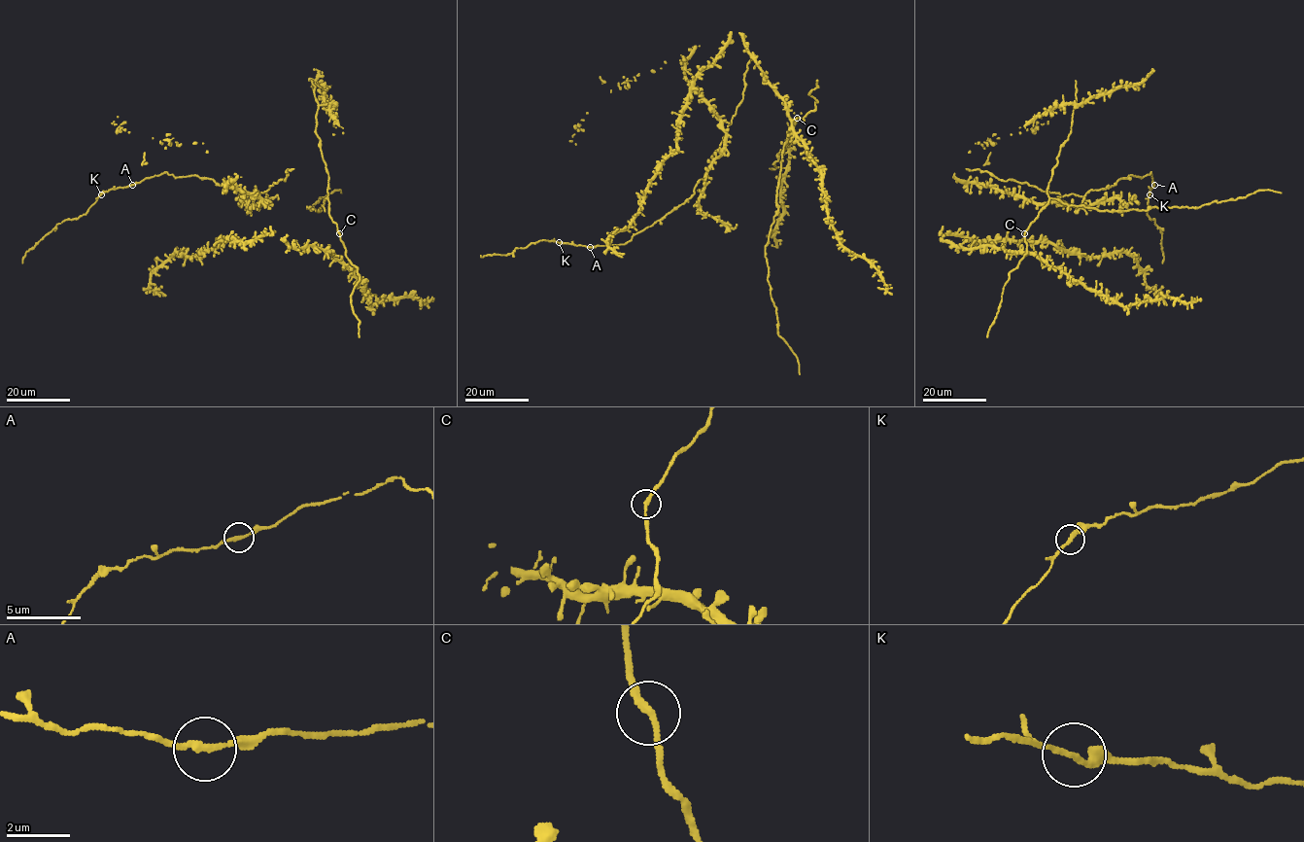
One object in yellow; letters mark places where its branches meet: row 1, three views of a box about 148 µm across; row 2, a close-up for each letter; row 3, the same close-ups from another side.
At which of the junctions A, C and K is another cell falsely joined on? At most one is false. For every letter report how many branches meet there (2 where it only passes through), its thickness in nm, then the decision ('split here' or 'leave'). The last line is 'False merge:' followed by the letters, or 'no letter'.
A: branches 2; calibre 200 nm; leave
C: branches 2; calibre 220 nm; leave
K: branches 2; calibre 200 nm; leave
False merge: no letter

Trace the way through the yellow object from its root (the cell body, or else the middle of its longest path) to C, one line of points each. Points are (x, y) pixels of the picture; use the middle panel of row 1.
C: (779, 179), (787, 131), (797, 118)

